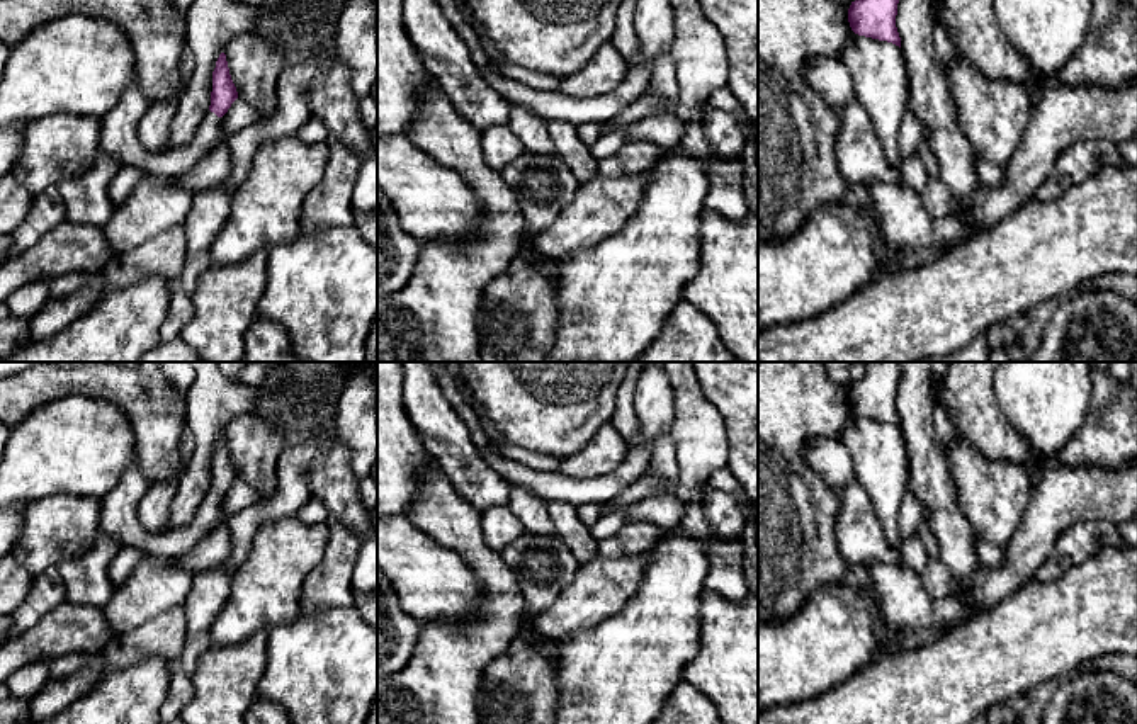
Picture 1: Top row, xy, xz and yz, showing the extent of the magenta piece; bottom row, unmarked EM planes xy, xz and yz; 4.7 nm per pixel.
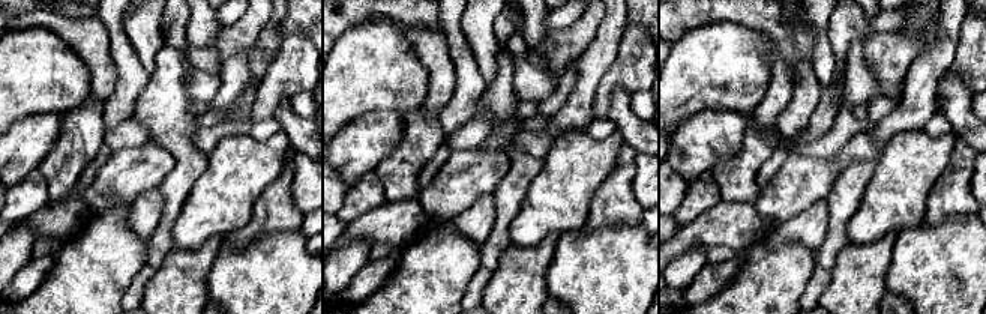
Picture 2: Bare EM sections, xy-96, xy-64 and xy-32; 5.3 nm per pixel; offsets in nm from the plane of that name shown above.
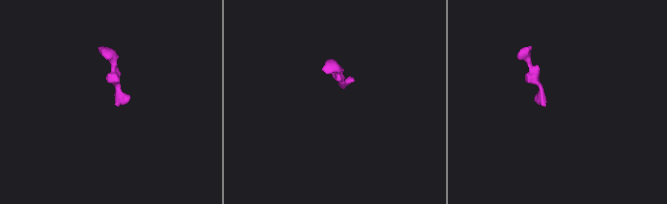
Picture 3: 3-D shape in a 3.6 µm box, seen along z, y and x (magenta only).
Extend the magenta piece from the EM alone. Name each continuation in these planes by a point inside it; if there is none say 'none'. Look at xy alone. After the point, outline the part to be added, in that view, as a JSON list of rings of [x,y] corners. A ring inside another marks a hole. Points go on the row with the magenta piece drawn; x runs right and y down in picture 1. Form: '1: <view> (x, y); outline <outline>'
1: xy (118, 138); outline [[[138,76],[126,90],[119,104],[100,117],[99,146],[116,160],[121,168],[134,167],[144,173],[182,175],[189,172],[214,146],[226,141],[221,129],[223,117],[207,110],[195,138],[168,151],[155,153],[146,150],[138,136],[138,122],[146,110],[146,100],[139,88]]]

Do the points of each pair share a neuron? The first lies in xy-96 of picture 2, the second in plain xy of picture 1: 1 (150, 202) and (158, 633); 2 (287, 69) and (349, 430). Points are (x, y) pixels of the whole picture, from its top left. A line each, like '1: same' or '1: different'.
1: same
2: same

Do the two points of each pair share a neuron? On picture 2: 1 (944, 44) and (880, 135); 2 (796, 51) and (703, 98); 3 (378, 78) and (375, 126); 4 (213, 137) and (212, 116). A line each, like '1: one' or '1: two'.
1: one
2: two
3: two
4: two

